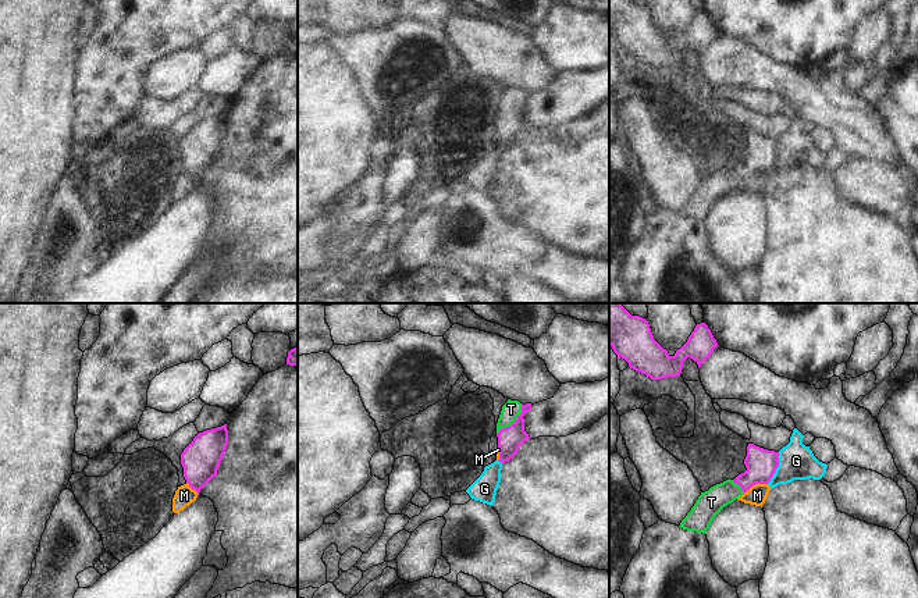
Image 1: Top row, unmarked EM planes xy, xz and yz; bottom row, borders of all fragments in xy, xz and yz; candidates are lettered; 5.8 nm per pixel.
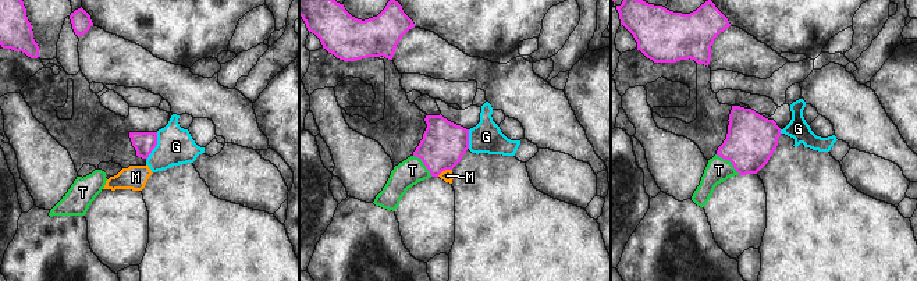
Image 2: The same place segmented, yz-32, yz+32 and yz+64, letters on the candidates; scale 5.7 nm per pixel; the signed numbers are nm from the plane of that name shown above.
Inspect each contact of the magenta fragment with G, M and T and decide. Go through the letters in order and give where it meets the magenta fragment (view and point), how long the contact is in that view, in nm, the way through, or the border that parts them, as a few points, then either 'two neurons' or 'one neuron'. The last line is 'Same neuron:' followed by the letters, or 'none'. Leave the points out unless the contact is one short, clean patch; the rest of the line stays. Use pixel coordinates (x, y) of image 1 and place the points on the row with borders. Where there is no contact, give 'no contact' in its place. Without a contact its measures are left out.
G: meets magenta in yz at (776, 467); contact 200 nm long; border along yz (779, 452), (779, 465), (767, 483); two neurons
M: meets magenta in yz at (754, 484); contact 160 nm long; border along yz (767, 483), (755, 483), (743, 494); two neurons
T: meets magenta in xz at (515, 422); contact 240 nm long; runs through xz (509, 438), (515, 422), (511, 409); one neuron
Same neuron: T

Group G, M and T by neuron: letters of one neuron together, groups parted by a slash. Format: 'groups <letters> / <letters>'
groups G M / T

